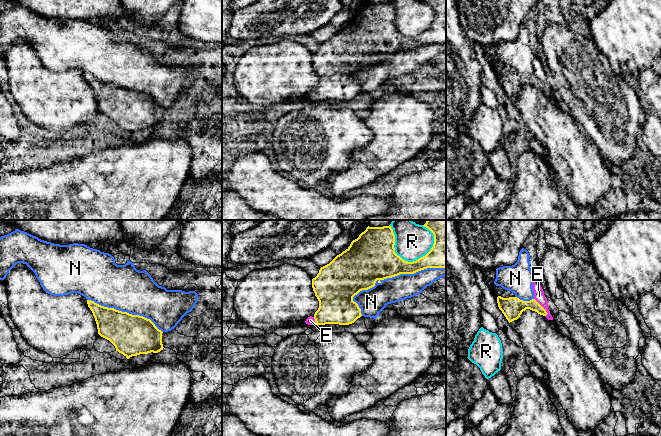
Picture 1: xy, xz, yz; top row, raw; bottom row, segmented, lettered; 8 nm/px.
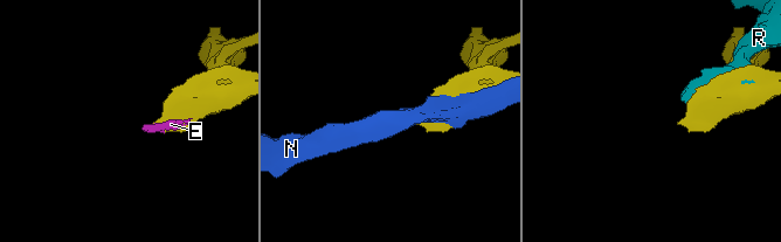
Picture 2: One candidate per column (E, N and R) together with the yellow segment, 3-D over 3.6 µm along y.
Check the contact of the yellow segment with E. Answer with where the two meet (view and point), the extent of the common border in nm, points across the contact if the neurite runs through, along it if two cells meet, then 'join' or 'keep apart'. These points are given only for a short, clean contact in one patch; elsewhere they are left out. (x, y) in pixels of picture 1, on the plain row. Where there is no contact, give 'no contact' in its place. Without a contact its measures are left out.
contact yz (542, 83); length 180 nm; way yz (512, 83), (542, 83), (539, 72); join

